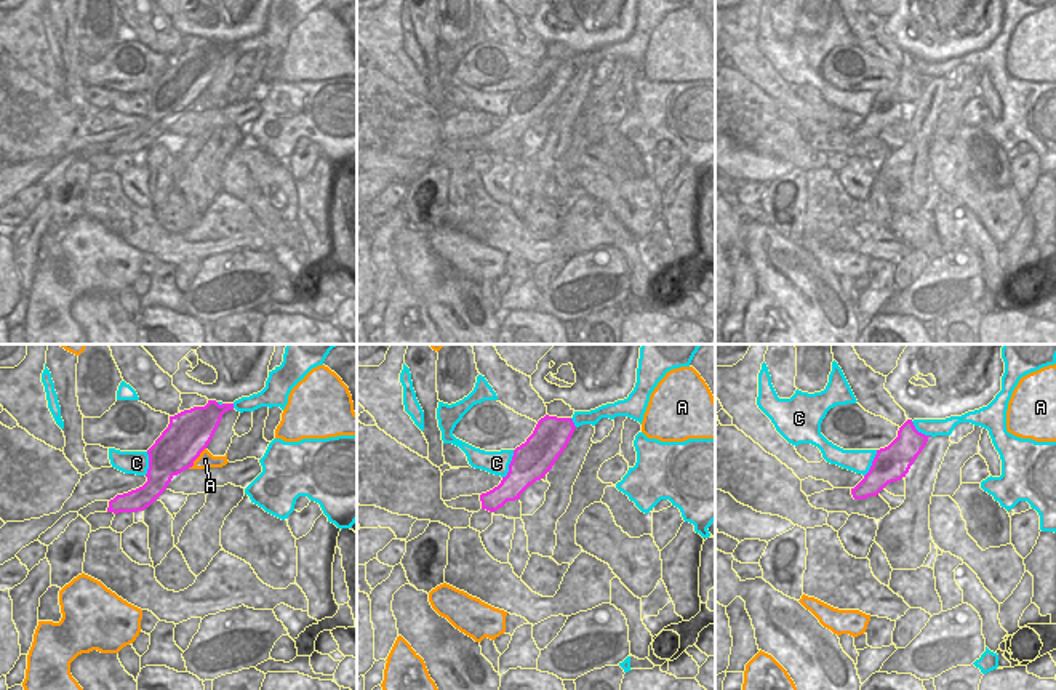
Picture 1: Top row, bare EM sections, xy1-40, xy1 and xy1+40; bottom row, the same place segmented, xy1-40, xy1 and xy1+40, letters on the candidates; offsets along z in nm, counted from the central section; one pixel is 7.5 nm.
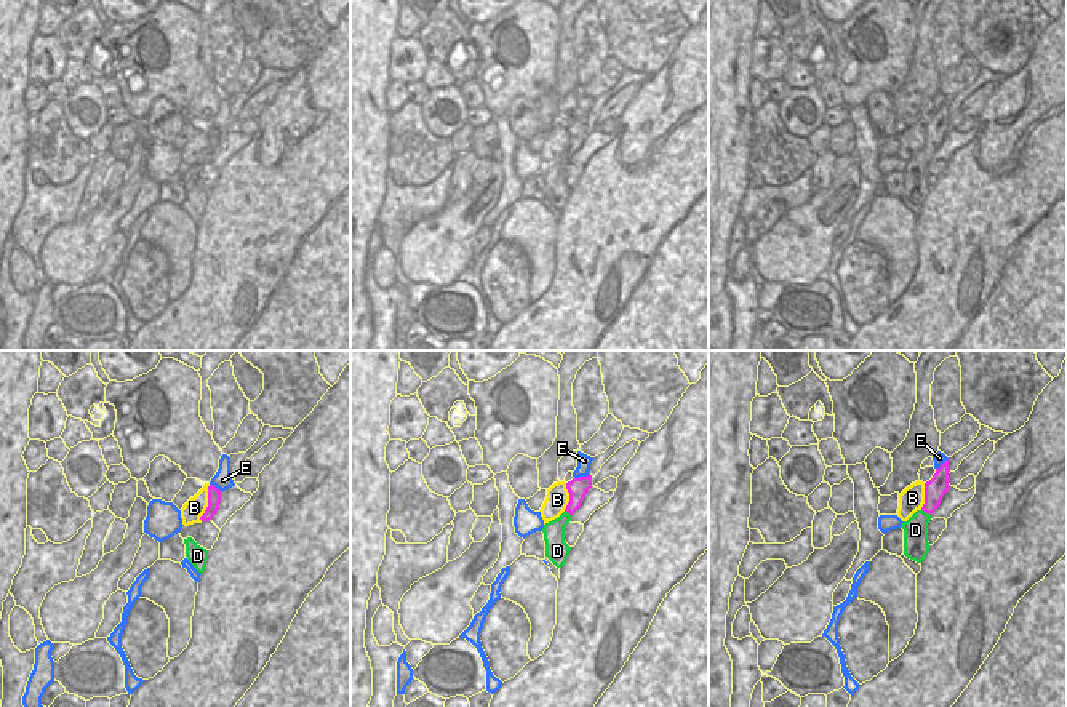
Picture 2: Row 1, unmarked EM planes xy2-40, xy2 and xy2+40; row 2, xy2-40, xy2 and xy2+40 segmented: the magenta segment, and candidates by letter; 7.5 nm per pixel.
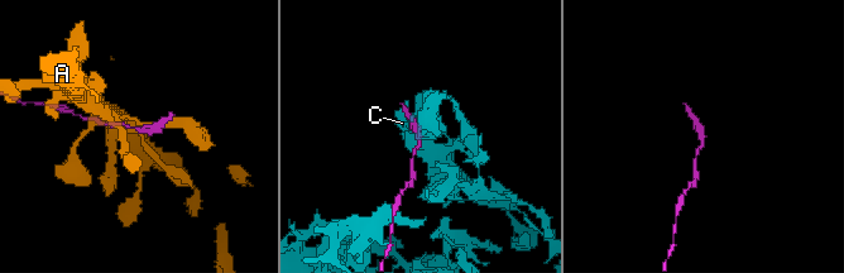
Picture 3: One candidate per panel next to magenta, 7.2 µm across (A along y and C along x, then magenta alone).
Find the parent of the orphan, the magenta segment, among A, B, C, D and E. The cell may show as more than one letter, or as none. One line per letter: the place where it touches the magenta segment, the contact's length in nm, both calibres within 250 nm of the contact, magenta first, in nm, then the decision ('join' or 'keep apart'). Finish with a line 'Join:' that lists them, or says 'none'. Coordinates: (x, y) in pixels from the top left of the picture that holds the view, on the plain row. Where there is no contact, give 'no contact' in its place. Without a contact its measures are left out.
A: contact xy1-40 (197, 98); length 220 nm; calibres 340 and 120 nm; keep apart
B: contact xy2-40 (208, 144); length 280 nm; calibres 100 and 150 nm; keep apart
C: contact xy1 (509, 106); length 240 nm; calibres 280 and 170 nm; keep apart
D: contact xy2+40 (927, 154); length 90 nm; calibres 160 and 190 nm; join
E: contact xy2 (583, 119); length 140 nm; calibres 150 and 110 nm; keep apart
Join: D

